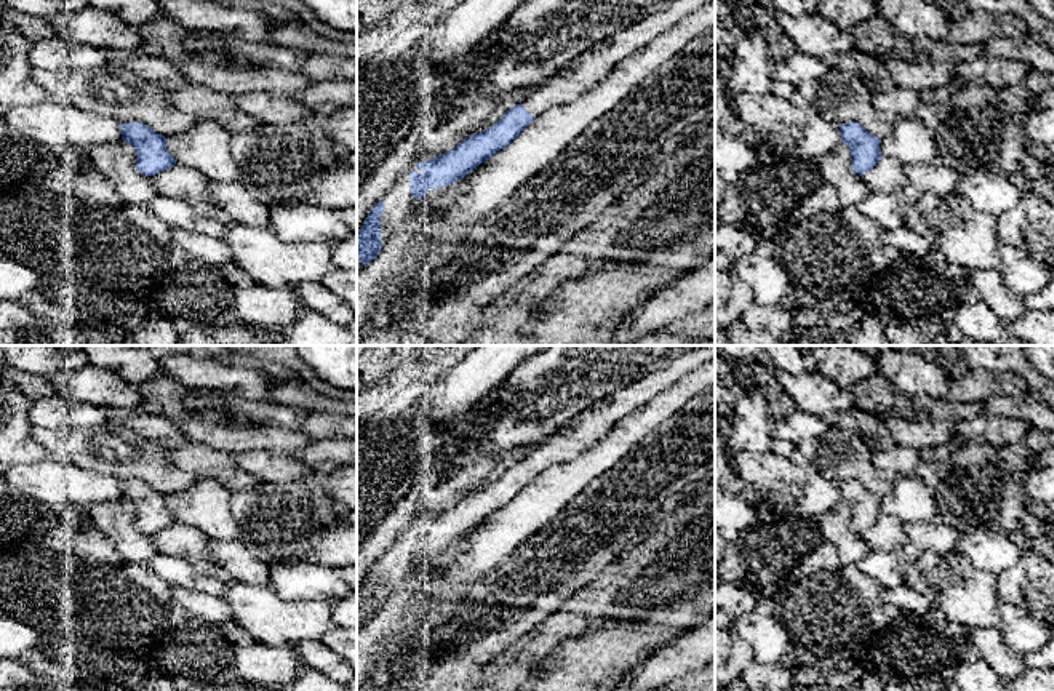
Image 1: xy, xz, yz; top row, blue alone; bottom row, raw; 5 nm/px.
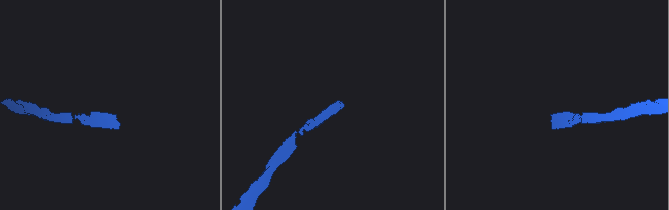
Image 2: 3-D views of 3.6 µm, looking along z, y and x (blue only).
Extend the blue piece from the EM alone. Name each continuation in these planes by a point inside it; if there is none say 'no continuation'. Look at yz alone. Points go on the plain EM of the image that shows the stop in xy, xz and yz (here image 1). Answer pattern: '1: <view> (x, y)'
no continuation

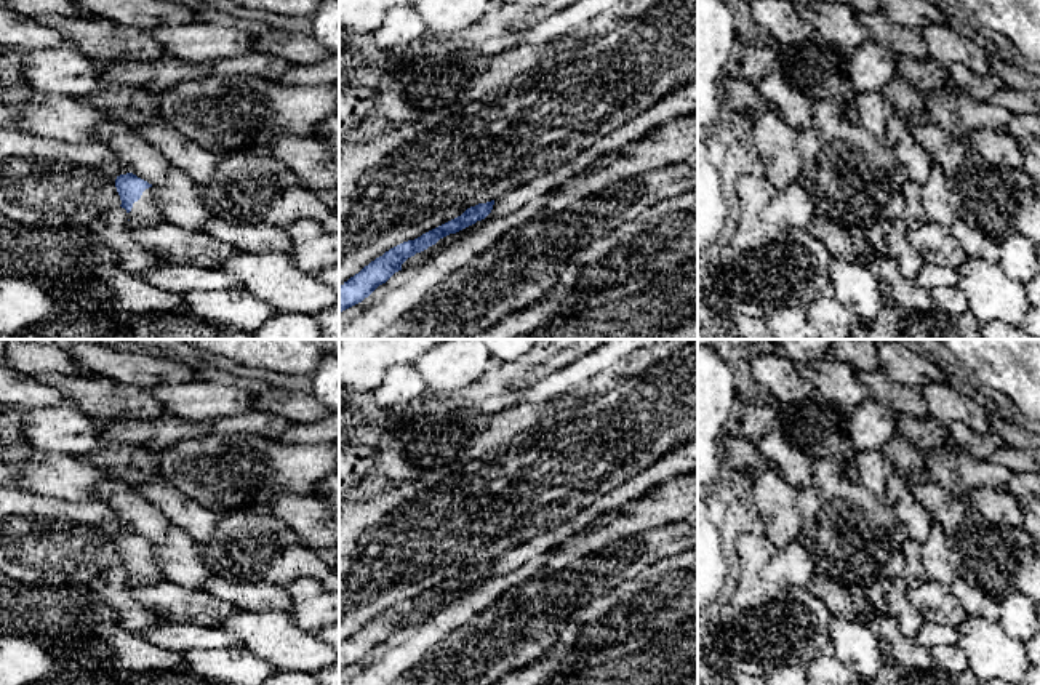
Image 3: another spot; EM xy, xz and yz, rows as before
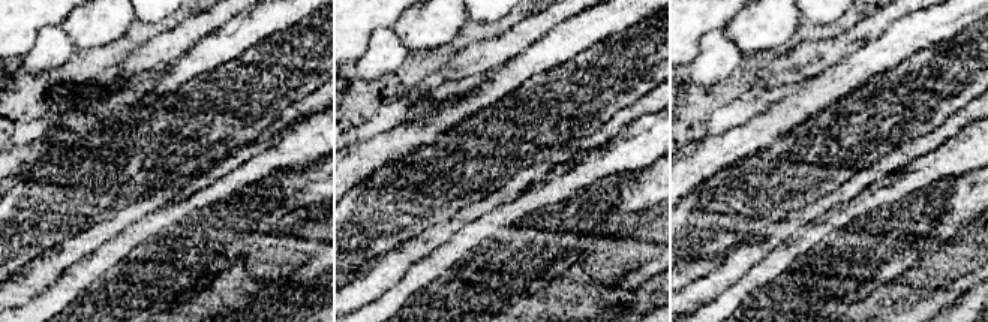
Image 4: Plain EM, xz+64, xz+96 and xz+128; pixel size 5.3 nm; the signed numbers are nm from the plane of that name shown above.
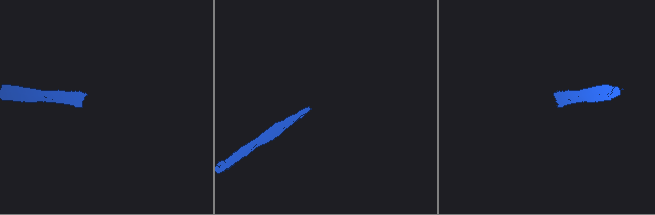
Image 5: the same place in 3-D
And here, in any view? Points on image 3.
1: xy (144, 570)

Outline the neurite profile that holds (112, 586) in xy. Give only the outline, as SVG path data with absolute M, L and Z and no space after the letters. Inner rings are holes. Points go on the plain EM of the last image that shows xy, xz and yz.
M110 567L106 573L90 583L90 589L114 607L120 627L141 634L163 621L131 597L133 586L125 567Z

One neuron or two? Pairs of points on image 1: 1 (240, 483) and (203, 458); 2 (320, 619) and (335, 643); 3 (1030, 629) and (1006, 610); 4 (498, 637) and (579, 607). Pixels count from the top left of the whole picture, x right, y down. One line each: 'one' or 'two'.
1: one
2: two
3: one
4: two

